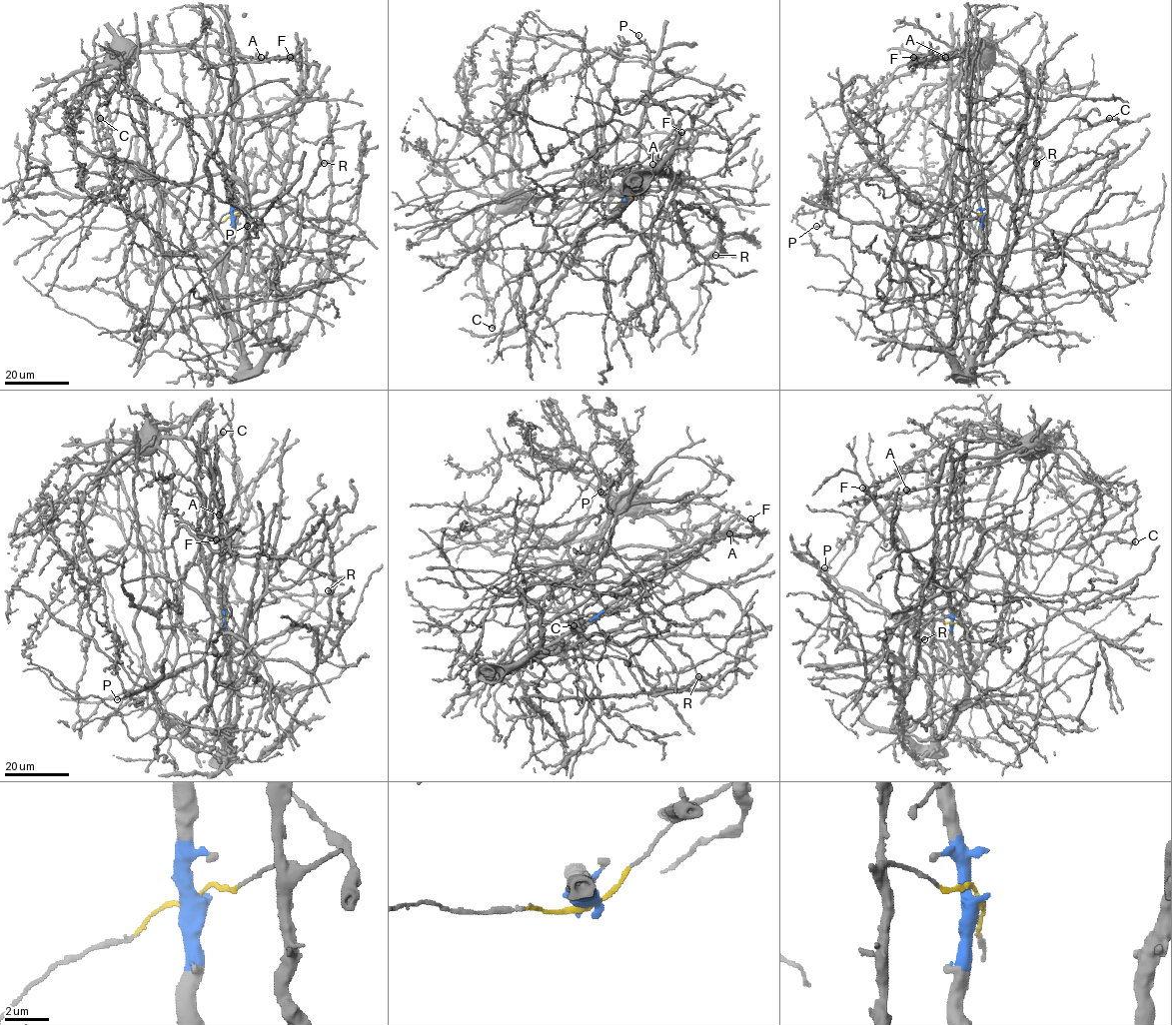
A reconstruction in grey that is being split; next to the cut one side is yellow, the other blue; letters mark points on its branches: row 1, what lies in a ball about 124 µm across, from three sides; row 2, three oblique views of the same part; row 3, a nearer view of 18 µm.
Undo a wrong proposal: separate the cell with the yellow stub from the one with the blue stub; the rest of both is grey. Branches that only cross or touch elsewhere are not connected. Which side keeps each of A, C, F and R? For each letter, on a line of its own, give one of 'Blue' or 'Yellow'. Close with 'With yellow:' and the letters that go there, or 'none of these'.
A: Yellow
C: Blue
F: Yellow
R: Blue
With yellow: A, F

